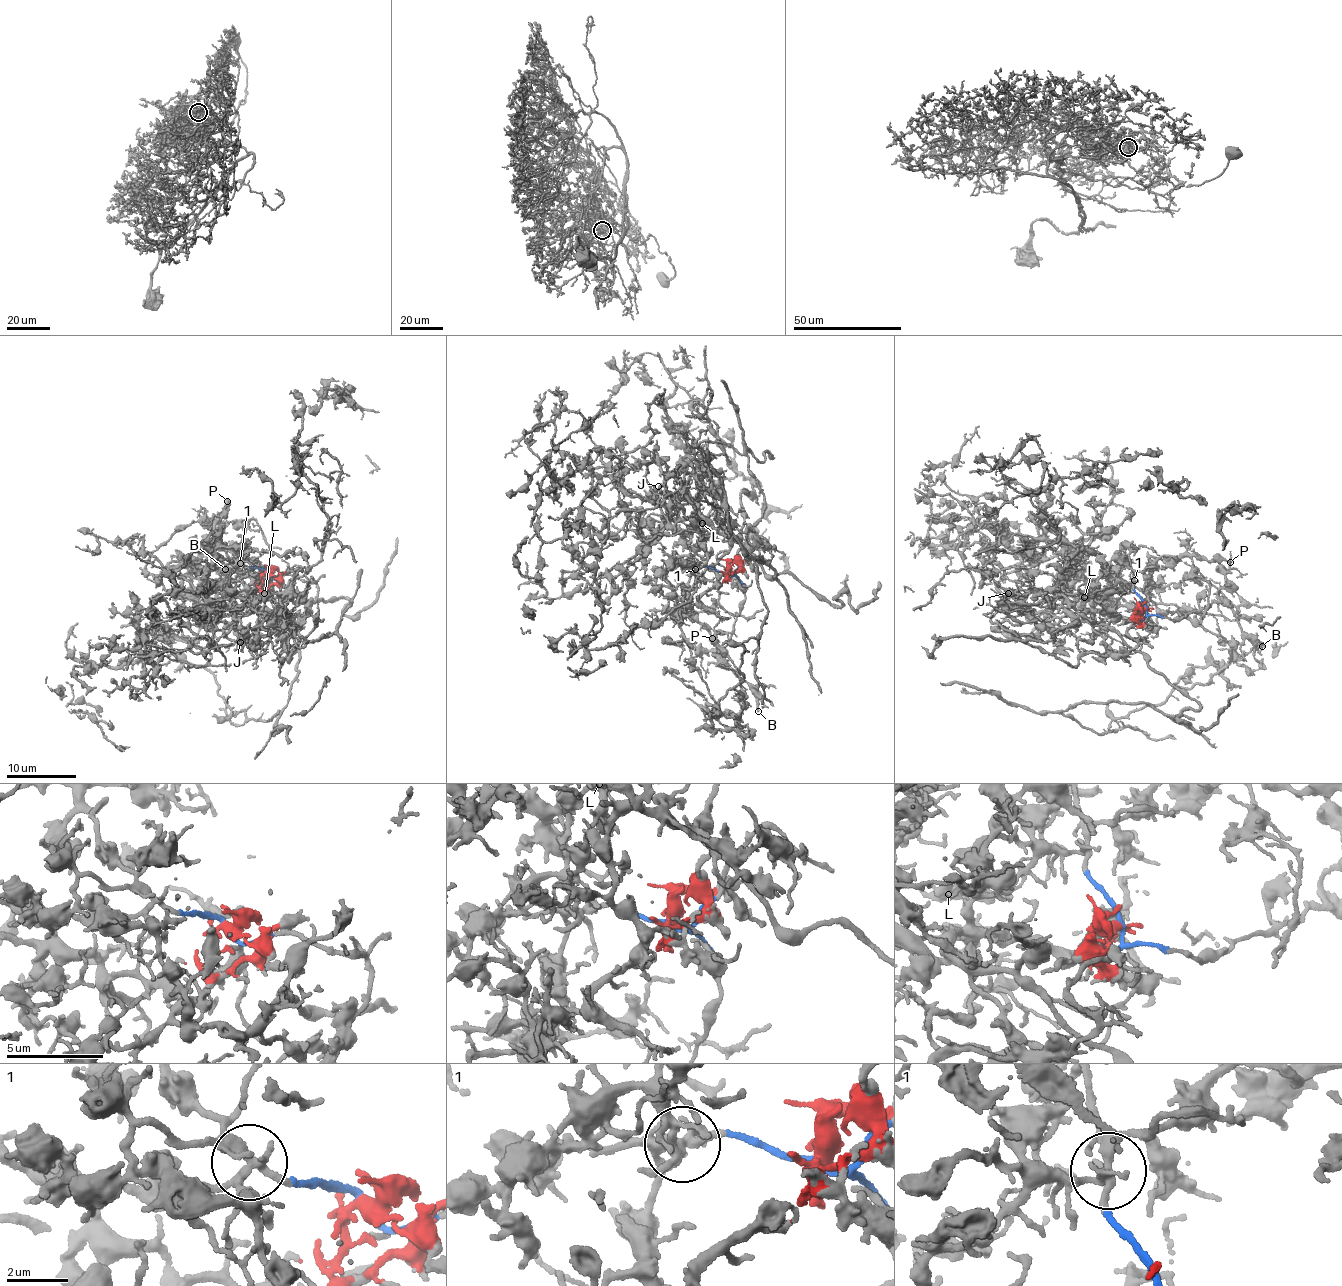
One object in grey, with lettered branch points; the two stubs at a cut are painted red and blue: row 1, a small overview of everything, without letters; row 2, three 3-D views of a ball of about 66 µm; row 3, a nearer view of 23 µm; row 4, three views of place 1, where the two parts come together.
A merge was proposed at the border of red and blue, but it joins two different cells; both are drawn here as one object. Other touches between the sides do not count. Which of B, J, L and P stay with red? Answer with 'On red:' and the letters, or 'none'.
On red: J, L

